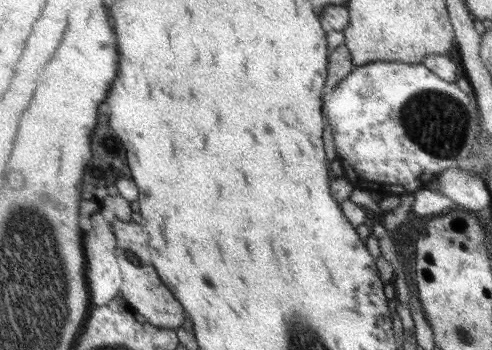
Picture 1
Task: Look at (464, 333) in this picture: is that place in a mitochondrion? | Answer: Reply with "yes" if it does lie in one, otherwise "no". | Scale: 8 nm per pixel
yes

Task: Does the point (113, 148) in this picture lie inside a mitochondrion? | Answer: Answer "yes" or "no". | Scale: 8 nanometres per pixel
no

